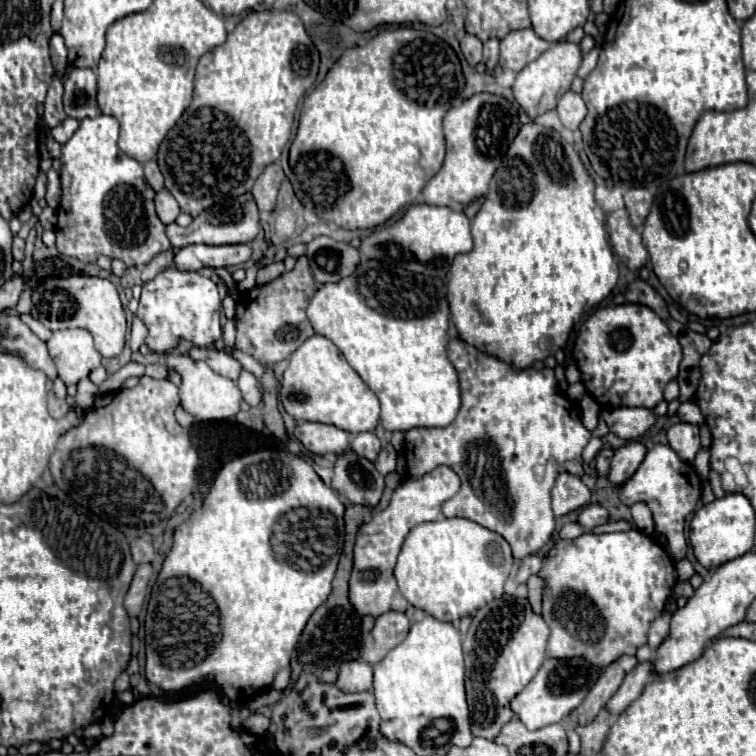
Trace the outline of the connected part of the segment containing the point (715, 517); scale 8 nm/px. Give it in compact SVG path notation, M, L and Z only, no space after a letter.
M725 494L723 498L705 504L691 520L689 542L697 562L707 570L715 570L721 564L747 554L755 544L755 512L751 502L743 494Z

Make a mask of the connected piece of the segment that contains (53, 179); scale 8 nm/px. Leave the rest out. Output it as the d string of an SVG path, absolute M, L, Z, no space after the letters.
M51 168L47 173L47 190L45 200L47 205L53 209L59 207L61 196L61 184L59 174Z

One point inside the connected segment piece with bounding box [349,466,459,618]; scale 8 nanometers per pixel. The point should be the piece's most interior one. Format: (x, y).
(373, 591)

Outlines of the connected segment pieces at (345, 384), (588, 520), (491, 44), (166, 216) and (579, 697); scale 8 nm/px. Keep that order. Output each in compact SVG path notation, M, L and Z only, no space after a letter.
M311 336L305 340L289 360L281 382L281 404L297 422L311 420L333 424L345 432L373 432L379 422L379 400L349 366L339 348L325 336Z
M599 504L585 506L577 516L577 524L583 526L587 532L593 530L595 526L599 526L599 524L607 524L607 520L609 520L609 512Z
M489 40L483 46L483 64L487 66L487 72L493 72L499 60L499 40Z
M161 190L155 194L155 208L157 208L157 216L163 224L171 224L179 216L179 204L167 190Z
M547 658L535 678L523 688L521 694L517 694L511 702L513 712L517 718L529 728L537 730L555 722L561 722L569 712L573 712L587 696L589 688L597 682L599 672L593 668L587 660L573 658L573 660L553 660Z

